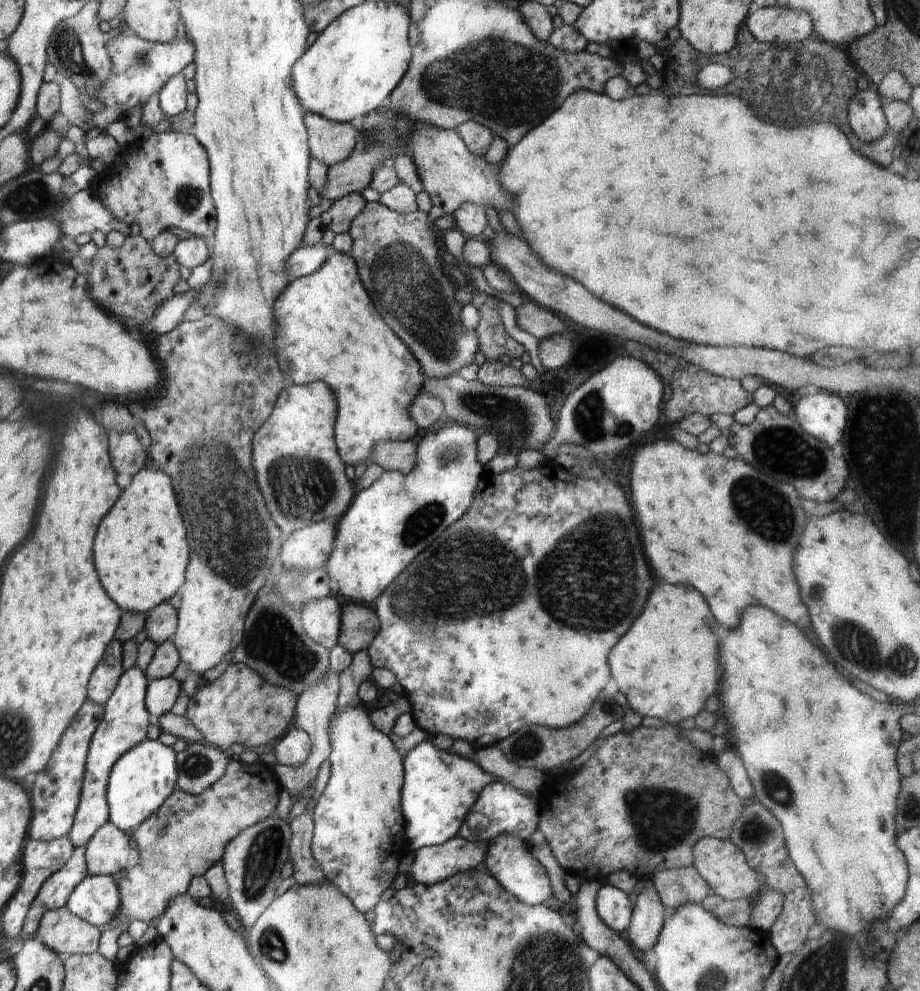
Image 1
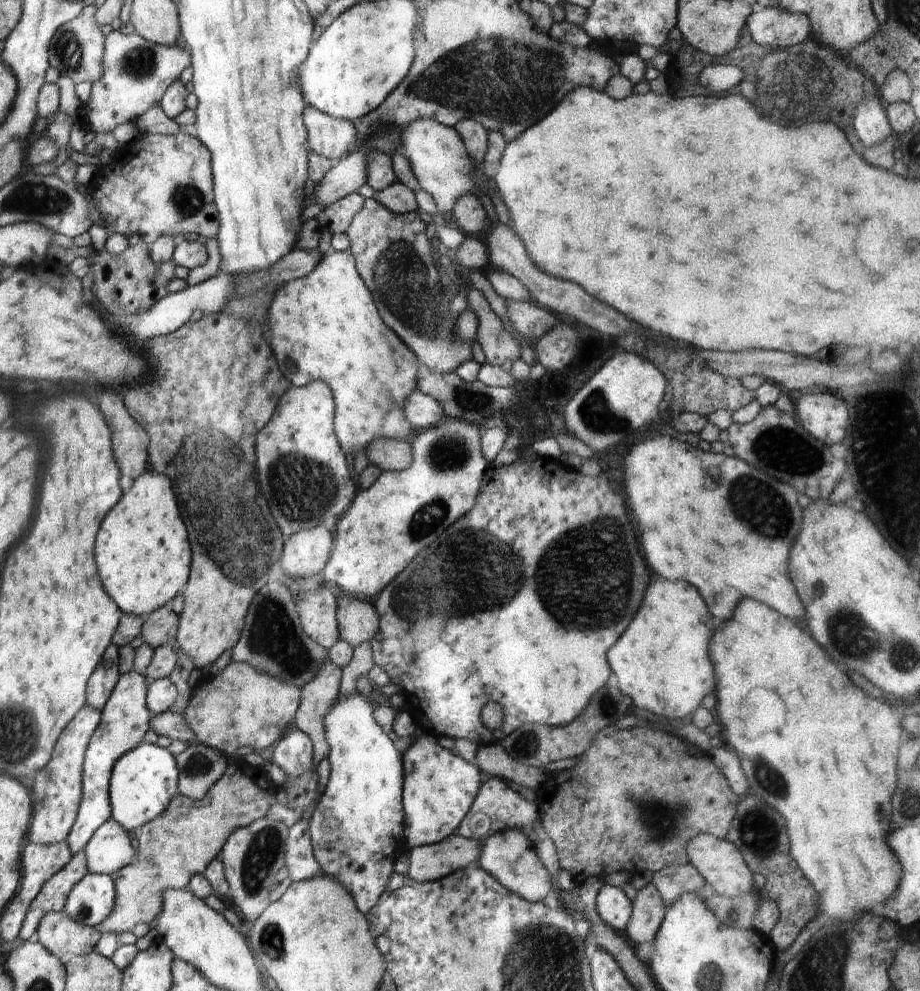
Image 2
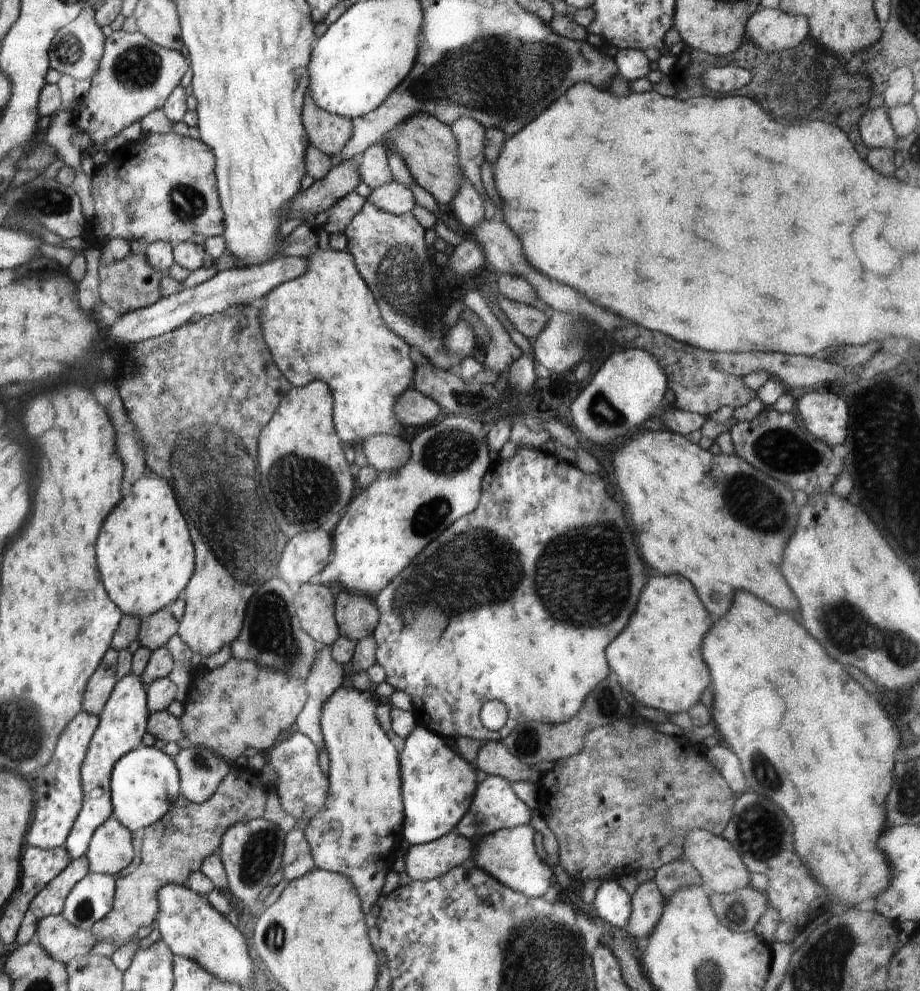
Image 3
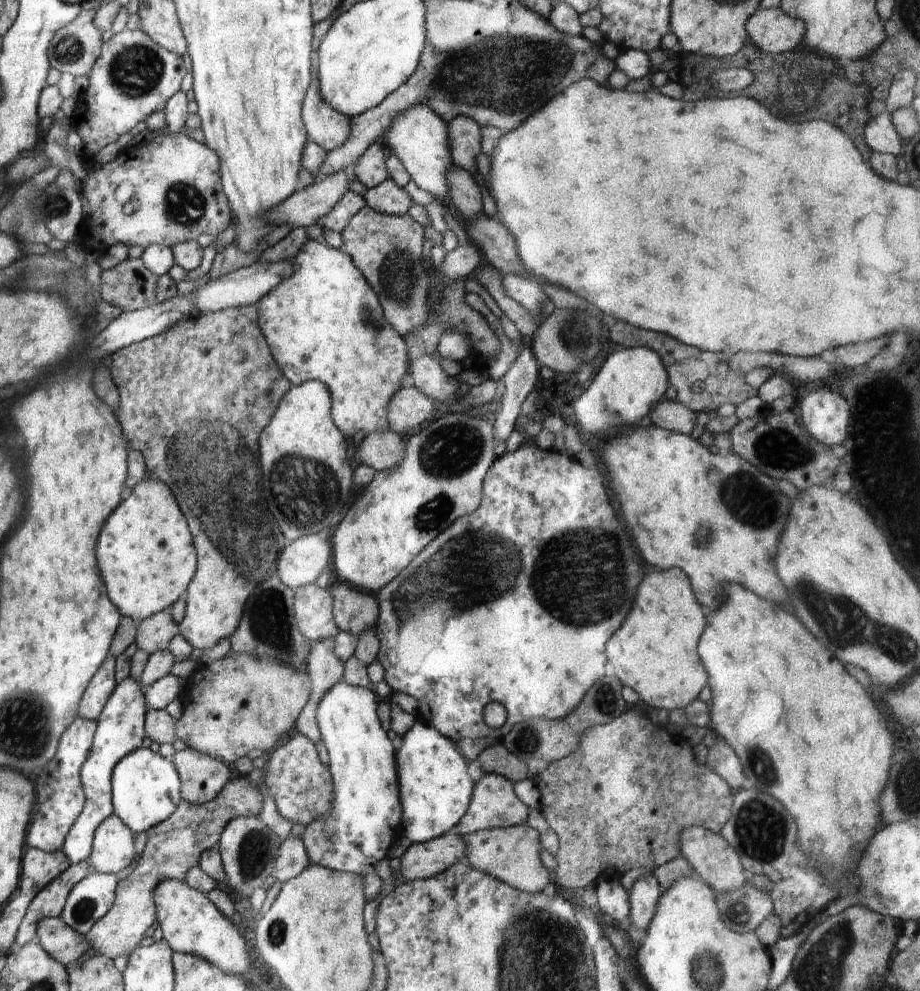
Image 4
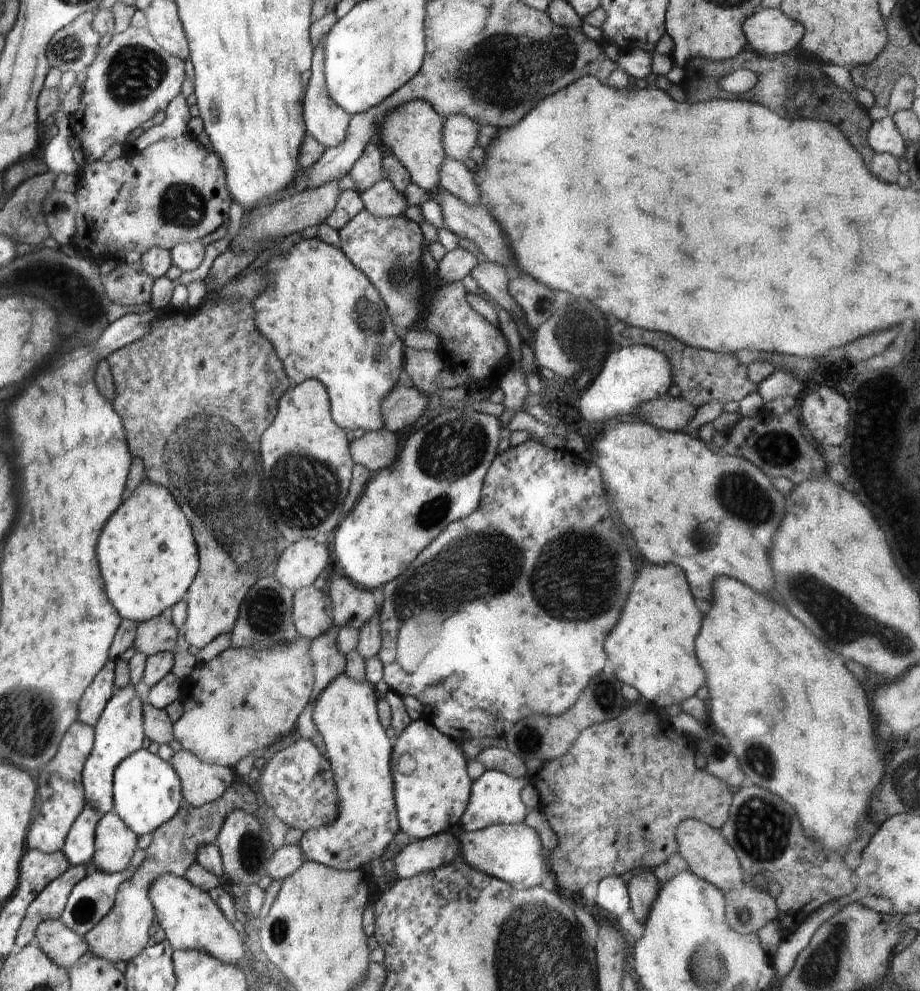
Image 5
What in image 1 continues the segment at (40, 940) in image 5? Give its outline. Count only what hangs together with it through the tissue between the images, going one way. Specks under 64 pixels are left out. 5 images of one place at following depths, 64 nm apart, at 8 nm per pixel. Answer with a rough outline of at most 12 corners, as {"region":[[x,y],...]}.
{"region":[[65,906],[41,918],[38,938],[64,956],[96,953],[101,930]]}

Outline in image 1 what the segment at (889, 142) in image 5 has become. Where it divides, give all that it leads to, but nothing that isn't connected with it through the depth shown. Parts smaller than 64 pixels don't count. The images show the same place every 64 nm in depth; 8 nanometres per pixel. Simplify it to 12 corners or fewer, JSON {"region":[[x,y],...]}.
{"region":[[875,87],[858,92],[848,107],[850,129],[861,142],[889,129]]}

